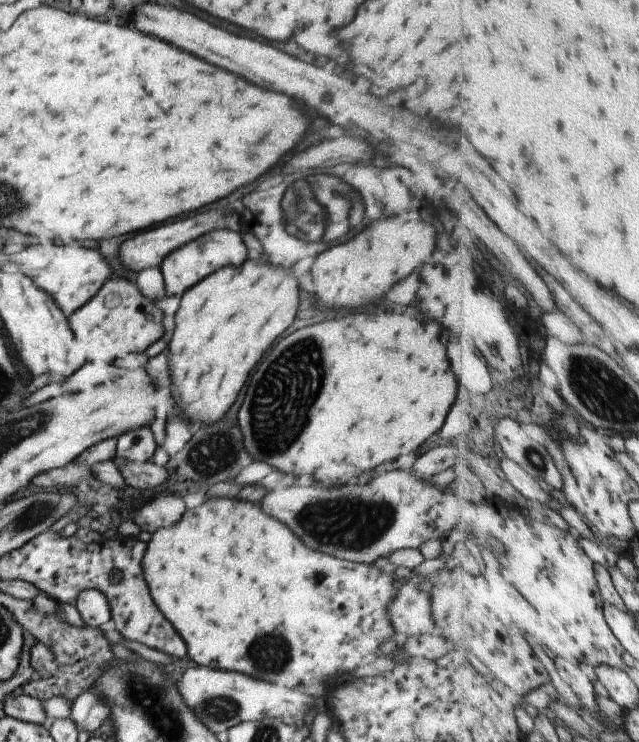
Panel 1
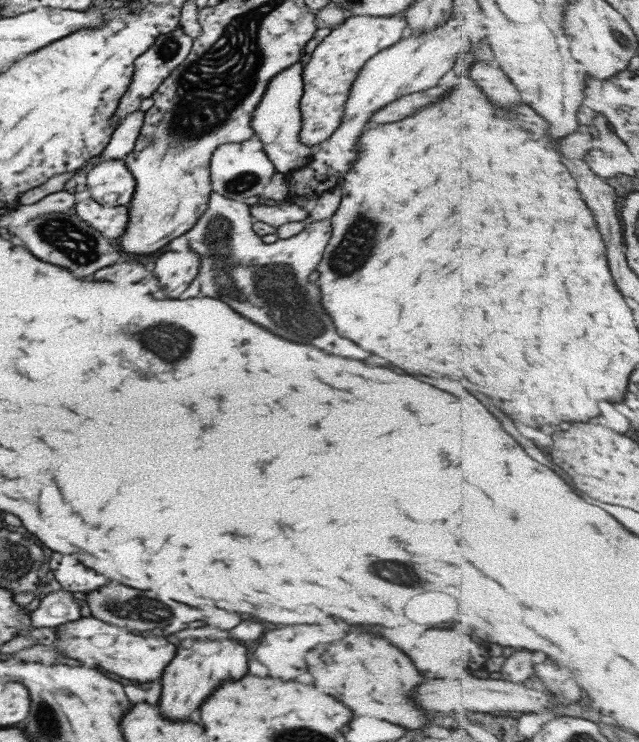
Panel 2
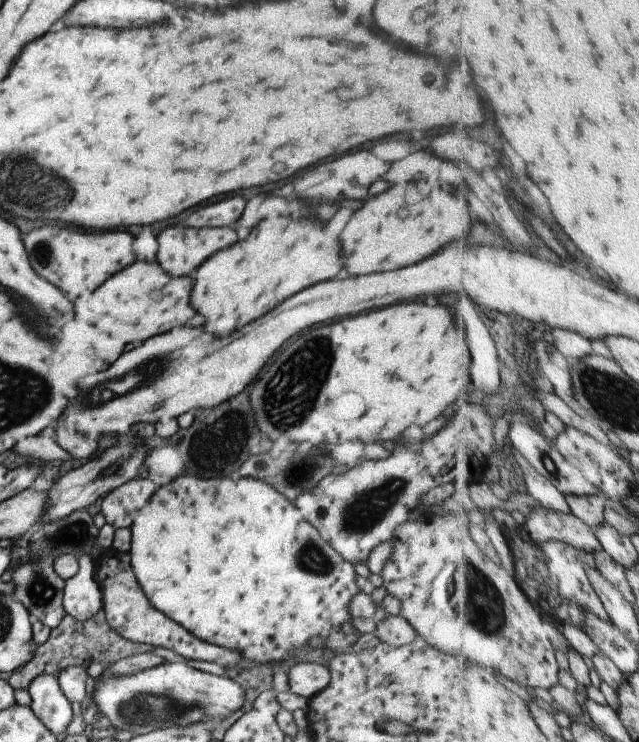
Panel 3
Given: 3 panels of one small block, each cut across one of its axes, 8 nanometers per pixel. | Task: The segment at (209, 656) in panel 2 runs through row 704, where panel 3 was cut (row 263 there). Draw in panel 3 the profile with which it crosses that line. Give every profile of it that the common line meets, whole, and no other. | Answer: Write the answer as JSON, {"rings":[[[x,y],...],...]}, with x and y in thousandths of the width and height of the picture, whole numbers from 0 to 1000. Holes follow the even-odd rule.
{"rings":[[[263,305],[247,315],[247,353],[266,372],[297,369],[307,358],[313,358],[322,348],[329,348],[338,337],[363,332],[372,326],[372,318],[363,307],[297,307],[297,305]]]}

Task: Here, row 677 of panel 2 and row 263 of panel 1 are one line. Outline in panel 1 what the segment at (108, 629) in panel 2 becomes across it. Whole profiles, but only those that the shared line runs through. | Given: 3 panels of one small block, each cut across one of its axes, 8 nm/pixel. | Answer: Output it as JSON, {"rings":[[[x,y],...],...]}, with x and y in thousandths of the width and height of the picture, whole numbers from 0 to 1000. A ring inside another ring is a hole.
{"rings":[[[322,286],[322,288],[310,288],[310,291],[294,291],[294,294],[282,294],[282,296],[269,296],[269,299],[260,299],[254,305],[247,305],[244,310],[235,307],[235,310],[225,310],[219,313],[219,318],[213,315],[210,321],[197,323],[188,334],[185,334],[185,348],[191,350],[191,356],[197,358],[197,364],[207,364],[207,367],[219,367],[219,364],[228,364],[228,361],[238,361],[238,358],[247,358],[254,353],[254,348],[260,348],[260,342],[272,340],[272,334],[282,334],[294,326],[300,326],[304,321],[329,313],[332,307],[363,307],[363,310],[372,310],[376,302],[372,302],[372,291],[360,291],[360,288],[351,288],[351,286]]]}

